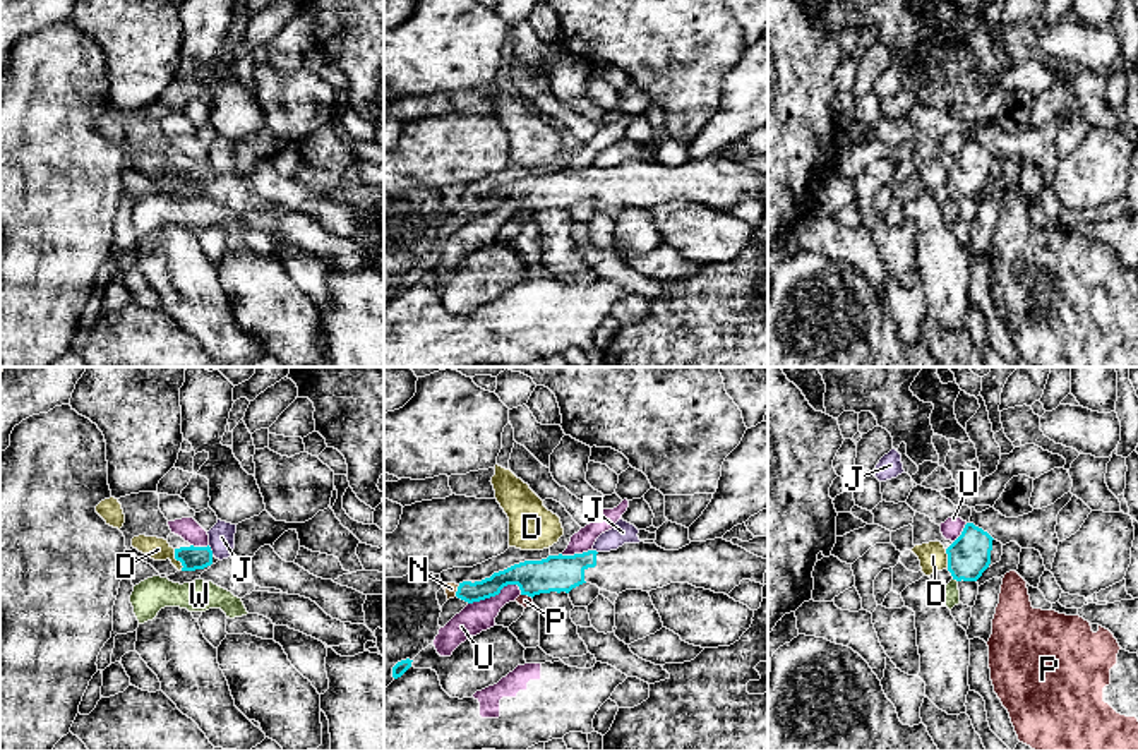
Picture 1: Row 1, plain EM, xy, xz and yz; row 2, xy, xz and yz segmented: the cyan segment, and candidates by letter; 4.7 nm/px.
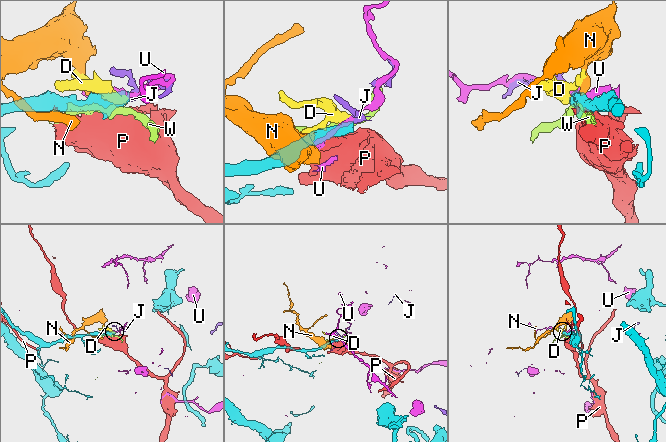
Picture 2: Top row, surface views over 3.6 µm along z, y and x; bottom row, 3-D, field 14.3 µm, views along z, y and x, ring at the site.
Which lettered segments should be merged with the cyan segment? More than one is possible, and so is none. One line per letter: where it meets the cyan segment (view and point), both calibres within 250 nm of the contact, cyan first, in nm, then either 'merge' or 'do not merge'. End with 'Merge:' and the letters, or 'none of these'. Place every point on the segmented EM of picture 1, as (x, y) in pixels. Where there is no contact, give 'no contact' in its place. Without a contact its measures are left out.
D: contact xy (177, 559); calibres 110 and 110 nm; do not merge
J: contact xy (211, 551); calibres 110 and 130 nm; do not merge
N: contact xz (458, 590); calibres 100 and 60 nm; merge
P: contact xz (527, 594); calibres 180 and 60 nm; do not merge
U: contact xz (494, 595); calibres 160 and 140 nm; do not merge
W: contact yz (955, 578); calibres 200 and 90 nm; do not merge
Merge: N

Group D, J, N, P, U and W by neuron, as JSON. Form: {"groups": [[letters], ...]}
{"groups": [["D"], ["J"], ["N"], ["P"], ["U"], ["W"]]}

